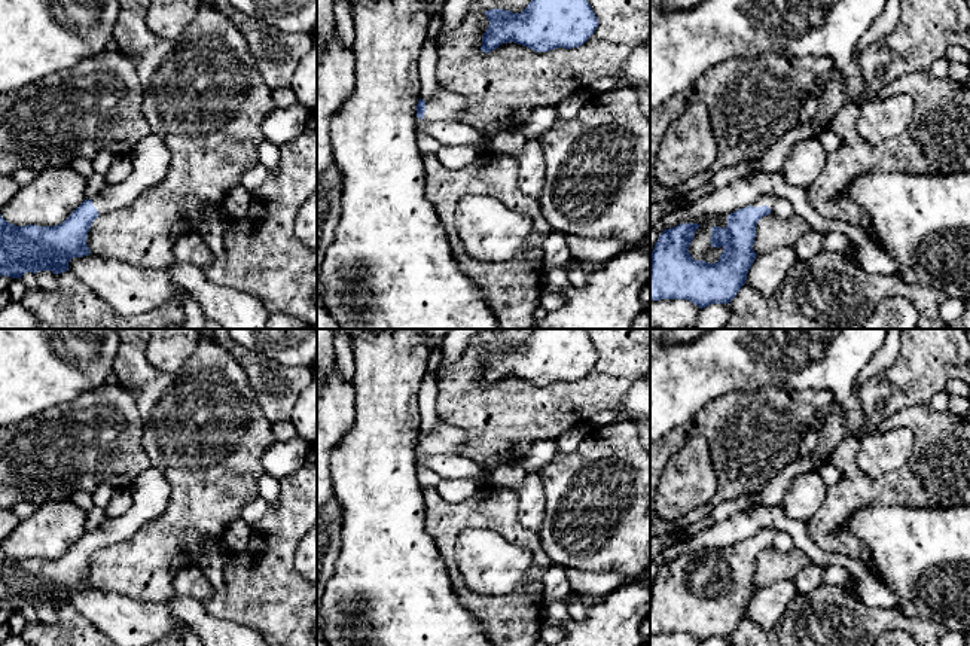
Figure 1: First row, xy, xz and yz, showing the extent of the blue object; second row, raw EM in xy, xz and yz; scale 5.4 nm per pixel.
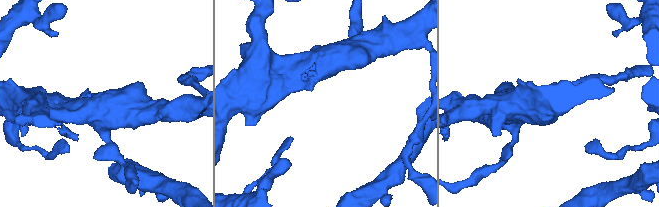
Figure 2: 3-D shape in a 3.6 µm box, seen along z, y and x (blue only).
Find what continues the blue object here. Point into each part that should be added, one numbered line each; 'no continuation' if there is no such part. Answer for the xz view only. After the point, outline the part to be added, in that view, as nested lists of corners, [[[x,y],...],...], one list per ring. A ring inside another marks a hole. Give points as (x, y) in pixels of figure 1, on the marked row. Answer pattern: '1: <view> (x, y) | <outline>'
1: xz (445, 106) | [[[439,86],[433,98],[425,103],[423,119],[430,122],[454,121],[466,112],[466,107],[466,100]]]

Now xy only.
1: xy (151, 157) | [[[150,132],[138,140],[129,159],[129,176],[116,185],[107,185],[92,199],[98,216],[132,204],[144,189],[162,182],[170,168],[170,149],[162,138]]]

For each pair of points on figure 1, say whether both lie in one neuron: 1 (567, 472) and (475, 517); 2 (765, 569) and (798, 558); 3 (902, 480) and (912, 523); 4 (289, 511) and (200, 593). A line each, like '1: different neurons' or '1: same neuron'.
1: different neurons
2: same neuron
3: different neurons
4: different neurons

